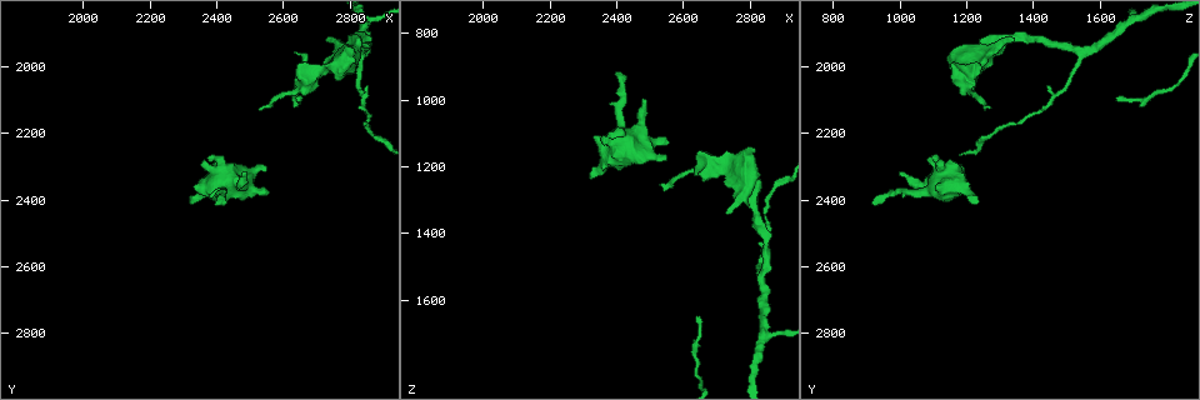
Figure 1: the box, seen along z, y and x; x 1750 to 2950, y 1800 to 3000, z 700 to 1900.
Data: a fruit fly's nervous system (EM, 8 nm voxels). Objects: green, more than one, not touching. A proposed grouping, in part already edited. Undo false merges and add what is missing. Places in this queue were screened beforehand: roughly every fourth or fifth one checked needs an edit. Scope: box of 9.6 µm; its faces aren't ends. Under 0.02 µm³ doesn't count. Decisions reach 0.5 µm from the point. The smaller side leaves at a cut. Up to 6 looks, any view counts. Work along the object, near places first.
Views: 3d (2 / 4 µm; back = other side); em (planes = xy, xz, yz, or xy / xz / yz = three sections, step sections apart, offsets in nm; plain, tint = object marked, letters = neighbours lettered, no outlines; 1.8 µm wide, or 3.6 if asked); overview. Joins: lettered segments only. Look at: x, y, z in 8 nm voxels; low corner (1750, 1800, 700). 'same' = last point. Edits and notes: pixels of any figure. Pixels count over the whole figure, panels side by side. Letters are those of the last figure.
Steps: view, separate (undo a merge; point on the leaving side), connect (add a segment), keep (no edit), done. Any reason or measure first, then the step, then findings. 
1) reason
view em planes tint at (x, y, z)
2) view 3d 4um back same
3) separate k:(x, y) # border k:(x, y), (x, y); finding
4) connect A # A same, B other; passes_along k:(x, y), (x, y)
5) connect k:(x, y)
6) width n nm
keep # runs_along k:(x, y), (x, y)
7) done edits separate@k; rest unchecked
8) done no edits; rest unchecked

branch stops here
view em planes letters at (2400, 2410, 930)

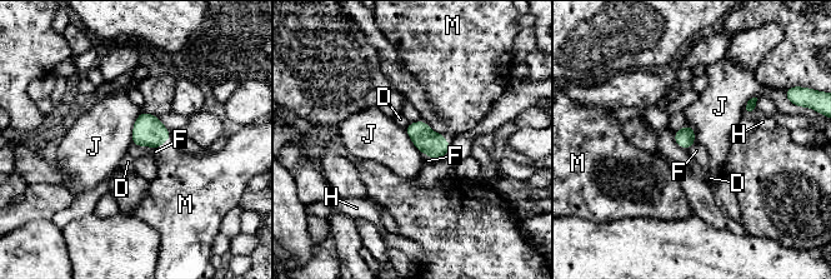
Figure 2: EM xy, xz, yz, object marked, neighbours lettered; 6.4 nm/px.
width 130 nm
connect M # D other, F other, H other, J other, M same; passes_along 2:(148, 130), (163, 142), (179, 177); the neuron continues

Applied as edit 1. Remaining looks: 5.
view overview

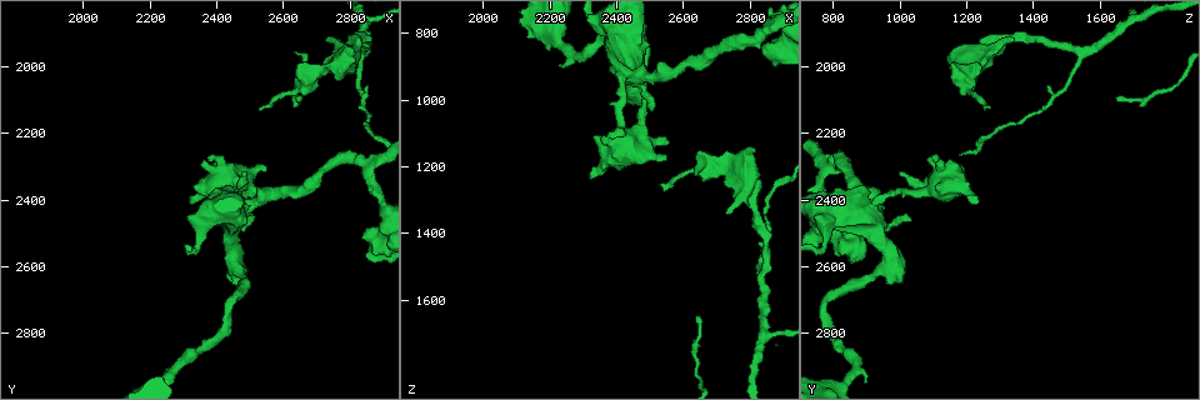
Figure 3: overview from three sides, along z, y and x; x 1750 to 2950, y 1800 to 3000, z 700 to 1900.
free end
view em planes tint at (2560, 2370, 1130)

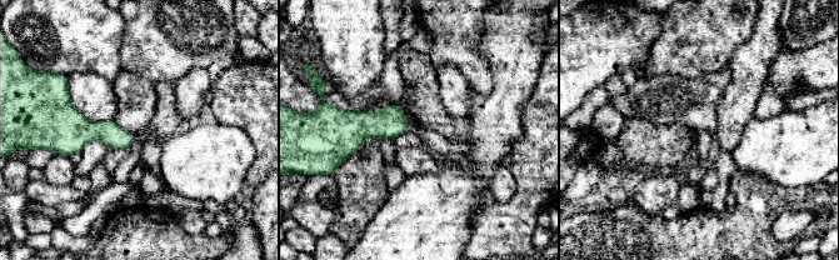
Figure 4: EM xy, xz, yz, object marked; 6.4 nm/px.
what lies round it
view em planes letters same

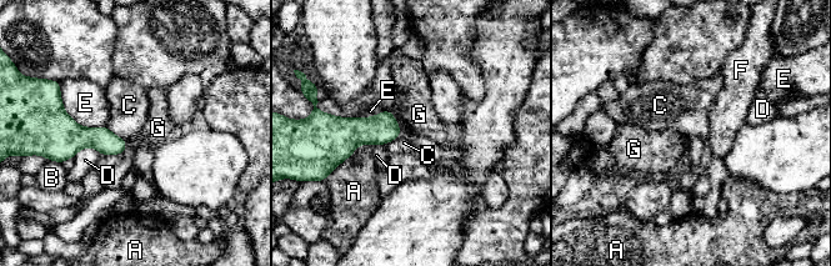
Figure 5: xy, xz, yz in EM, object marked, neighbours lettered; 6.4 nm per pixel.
keep # A other, B other, C other, D other, E other, F other, G other; border 5:(389, 110), (400, 134), (384, 145); no lettered segment goes on from it

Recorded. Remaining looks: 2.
branch point
view em planes letters at (2850, 2300, 780)

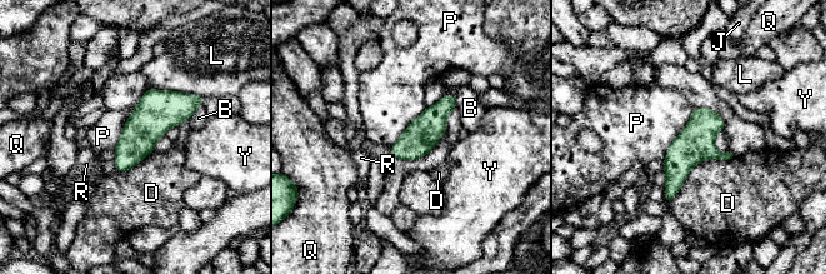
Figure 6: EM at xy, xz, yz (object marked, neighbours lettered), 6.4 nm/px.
keep # B other, D other, J other, L other, P other, Q other, R other, Y other; continuous, no second neuron

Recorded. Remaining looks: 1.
done edits connect@2; rest unchecked

